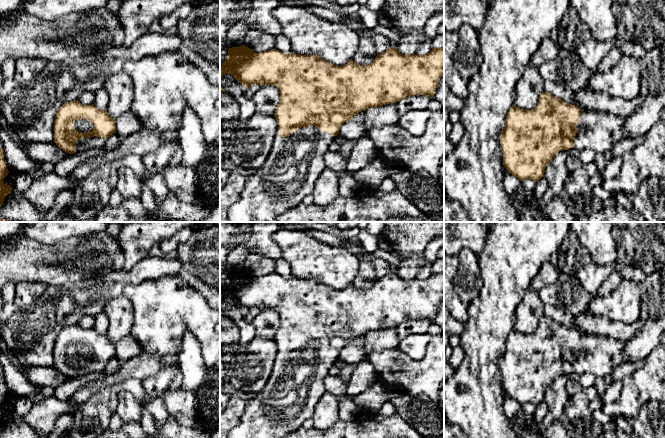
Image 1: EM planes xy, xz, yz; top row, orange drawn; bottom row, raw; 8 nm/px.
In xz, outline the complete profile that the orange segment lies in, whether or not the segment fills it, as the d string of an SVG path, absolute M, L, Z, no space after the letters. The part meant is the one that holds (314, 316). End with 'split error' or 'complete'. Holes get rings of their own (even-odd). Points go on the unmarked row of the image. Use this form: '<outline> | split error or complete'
M242 269L228 273L225 285L220 288L220 301L225 298L231 298L244 312L252 308L273 309L280 317L274 337L278 353L272 373L260 392L245 397L245 410L239 423L229 431L228 438L282 438L312 418L316 405L326 392L325 377L345 346L368 332L396 328L407 320L433 322L438 306L444 300L444 272L433 272L426 279L403 279L398 273L390 271L378 278L369 289L360 289L352 284L344 290L334 290L315 279L284 278L276 273L256 277Z | split error

